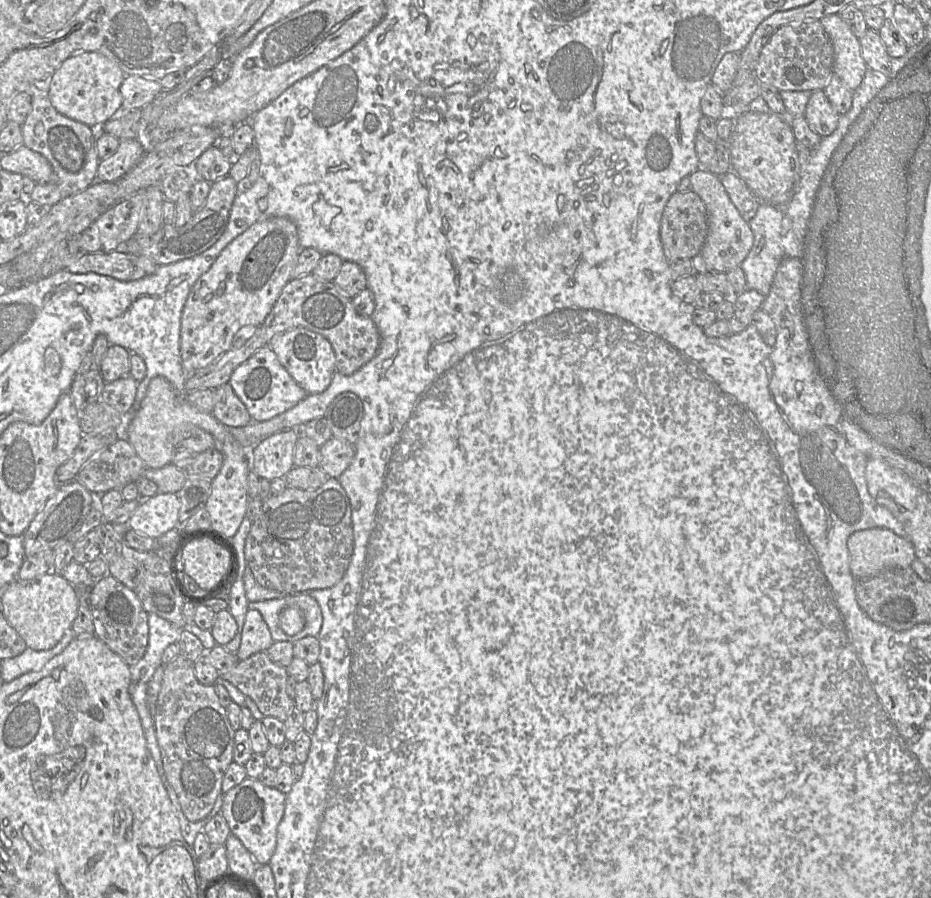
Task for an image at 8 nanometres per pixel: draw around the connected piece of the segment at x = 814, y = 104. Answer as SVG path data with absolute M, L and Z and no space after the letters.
M816 90L810 95L804 117L820 137L827 137L836 130L840 114L833 108L824 90Z

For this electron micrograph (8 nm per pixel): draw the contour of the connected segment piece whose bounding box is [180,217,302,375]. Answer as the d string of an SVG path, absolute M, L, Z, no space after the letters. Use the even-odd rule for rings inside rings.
M272 217L254 223L221 251L210 269L193 285L183 308L180 351L186 375L193 374L218 359L232 349L236 340L246 342L256 327L262 326L284 286L291 280L301 249L294 222L286 217Z

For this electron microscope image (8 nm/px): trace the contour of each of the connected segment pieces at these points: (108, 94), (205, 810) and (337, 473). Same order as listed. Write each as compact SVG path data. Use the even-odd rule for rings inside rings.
M81 52L64 60L48 81L53 107L62 115L98 129L122 111L120 86L125 79L121 68L98 52Z
M178 655L164 665L161 688L154 709L154 725L163 767L168 781L175 790L182 811L191 822L204 819L212 810L222 792L226 770L233 760L235 730L232 728L226 708L218 698L214 685L201 684L195 673L194 662Z
M332 437L320 447L319 467L329 478L340 478L355 456L355 447Z

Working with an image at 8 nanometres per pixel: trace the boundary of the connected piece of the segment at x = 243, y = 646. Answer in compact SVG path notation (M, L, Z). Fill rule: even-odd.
M249 609L242 630L241 642L236 656L239 661L251 655L266 651L273 644L271 632L261 613L256 609Z

